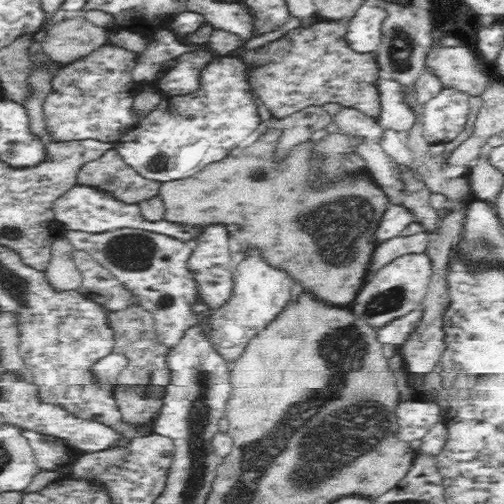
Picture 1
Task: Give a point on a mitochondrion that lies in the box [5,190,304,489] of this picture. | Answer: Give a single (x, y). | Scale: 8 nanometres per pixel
(131, 252)

